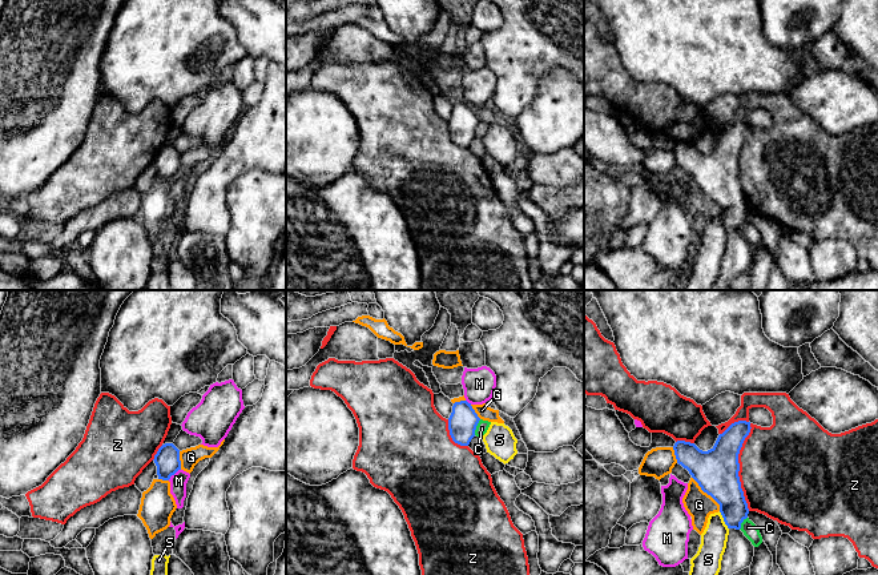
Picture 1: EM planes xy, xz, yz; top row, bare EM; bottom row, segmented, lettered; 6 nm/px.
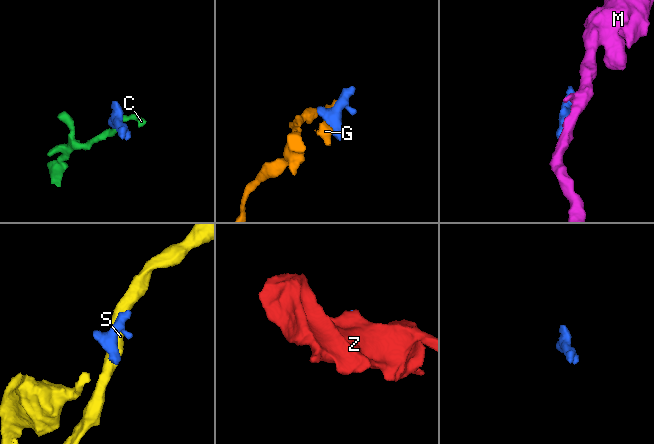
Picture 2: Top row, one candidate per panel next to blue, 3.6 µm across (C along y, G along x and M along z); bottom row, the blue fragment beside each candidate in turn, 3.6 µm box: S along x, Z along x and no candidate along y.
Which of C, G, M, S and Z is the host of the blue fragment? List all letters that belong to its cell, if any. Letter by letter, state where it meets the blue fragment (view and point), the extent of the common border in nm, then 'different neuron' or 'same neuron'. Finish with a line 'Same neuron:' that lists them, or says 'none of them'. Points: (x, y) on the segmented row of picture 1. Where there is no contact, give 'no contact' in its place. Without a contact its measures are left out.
C: contact xz (475, 427); length 100 nm; different neuron
G: contact yz (707, 493); length 260 nm; different neuron
M: contact xy (173, 474); length 100 nm; different neuron
S: contact yz (724, 521); length 130 nm; different neuron
Z: contact yz (737, 462); length 550 nm; different neuron
Same neuron: none of them

